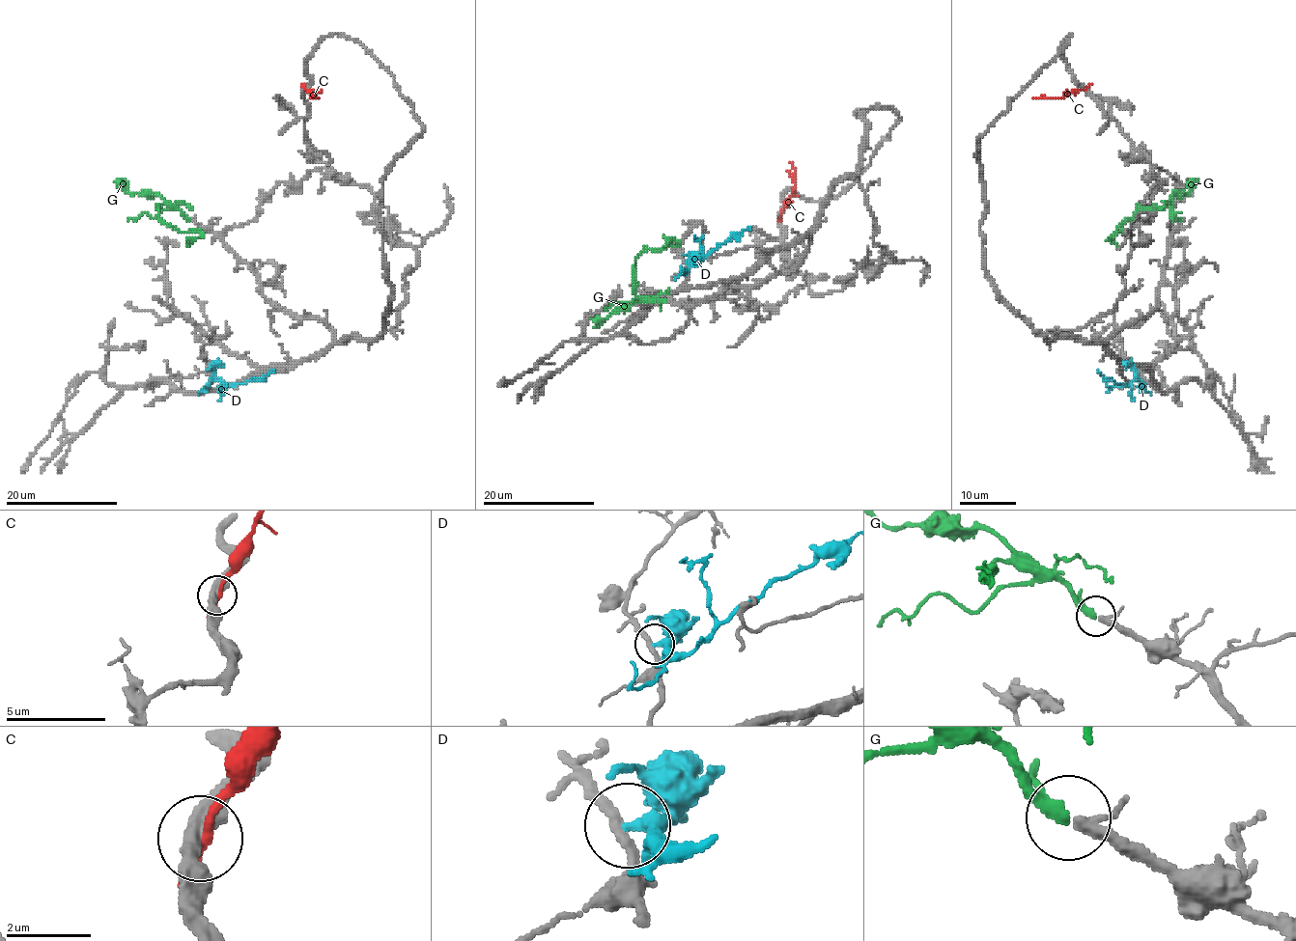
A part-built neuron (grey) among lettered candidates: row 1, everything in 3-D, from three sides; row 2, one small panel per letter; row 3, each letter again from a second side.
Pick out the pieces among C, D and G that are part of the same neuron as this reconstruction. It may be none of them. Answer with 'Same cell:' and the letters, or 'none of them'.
Same cell: G

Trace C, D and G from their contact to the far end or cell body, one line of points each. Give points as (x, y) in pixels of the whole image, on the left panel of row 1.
C: (303, 89), (318, 98), (313, 97)
D: (210, 366), (216, 378), (225, 384), (242, 384), (252, 378), (263, 378), (272, 370)
G: (189, 219), (178, 208), (162, 204), (158, 207), (158, 217), (166, 226), (184, 233), (202, 233), (187, 245)

